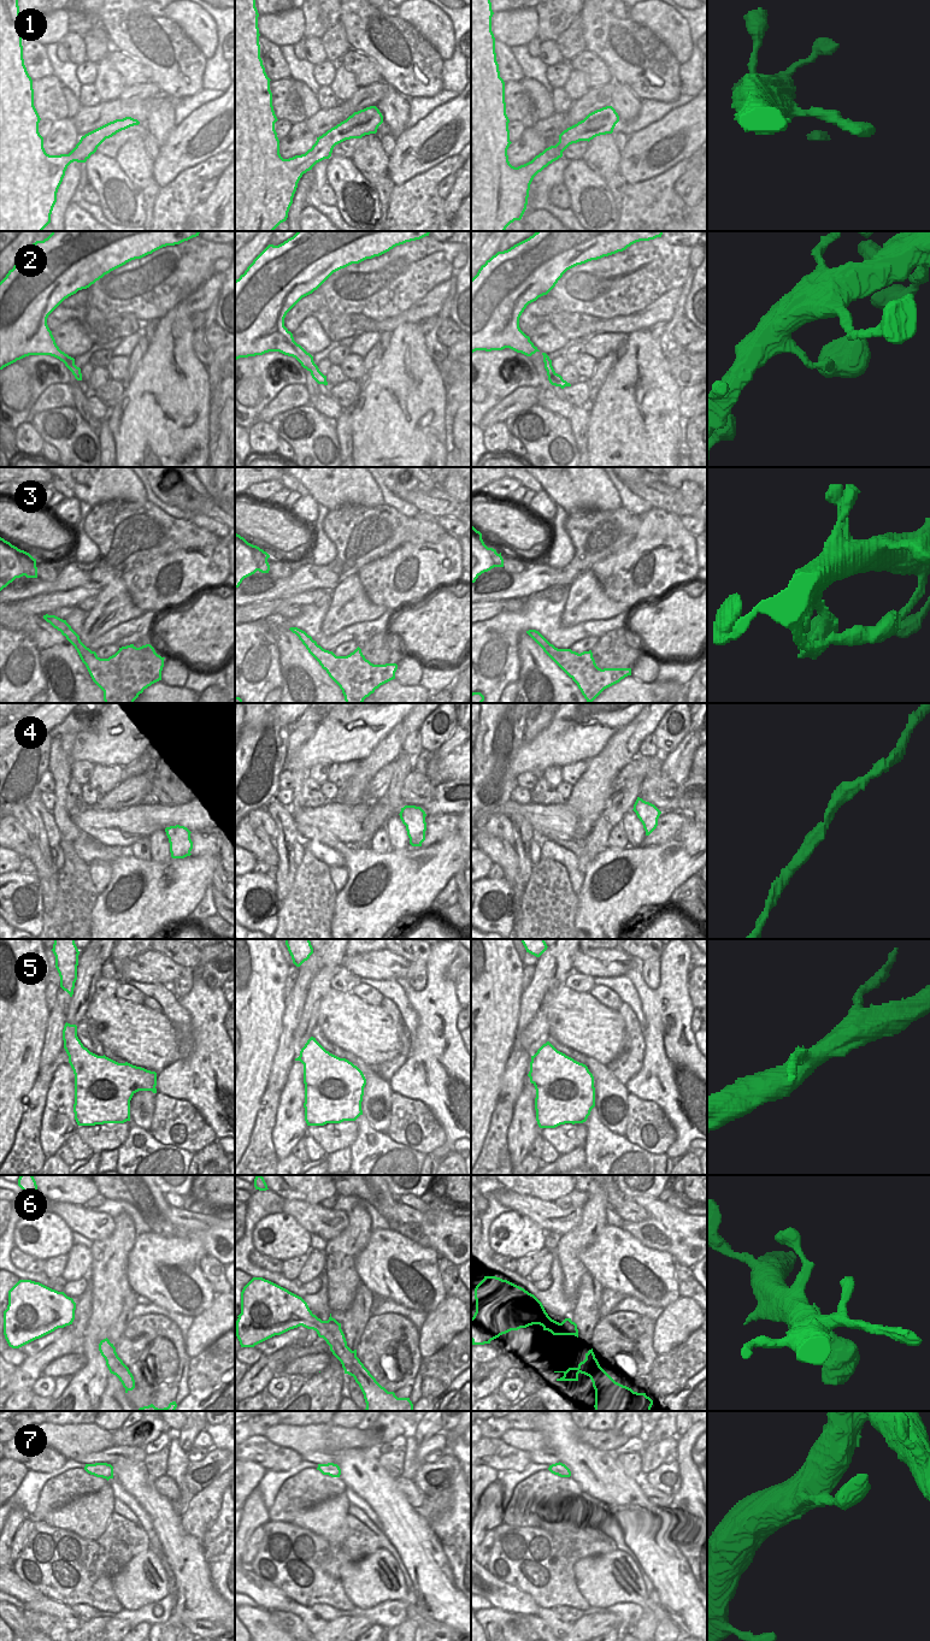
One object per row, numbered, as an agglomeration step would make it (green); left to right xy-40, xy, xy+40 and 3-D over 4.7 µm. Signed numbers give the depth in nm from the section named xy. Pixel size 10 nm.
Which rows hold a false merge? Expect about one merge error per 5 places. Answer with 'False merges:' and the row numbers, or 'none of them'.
False merges: none of them.

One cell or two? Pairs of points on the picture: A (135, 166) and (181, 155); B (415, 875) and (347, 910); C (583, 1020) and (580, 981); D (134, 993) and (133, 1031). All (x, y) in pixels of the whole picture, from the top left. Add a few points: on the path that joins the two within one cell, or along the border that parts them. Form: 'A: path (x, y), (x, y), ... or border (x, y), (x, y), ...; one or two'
A: border (152, 160), (153, 178); two
B: path (398, 885), (390, 886), (364, 910); one
C: border (565, 984), (572, 990), (588, 993); two
D: border (115, 995), (141, 1004); two

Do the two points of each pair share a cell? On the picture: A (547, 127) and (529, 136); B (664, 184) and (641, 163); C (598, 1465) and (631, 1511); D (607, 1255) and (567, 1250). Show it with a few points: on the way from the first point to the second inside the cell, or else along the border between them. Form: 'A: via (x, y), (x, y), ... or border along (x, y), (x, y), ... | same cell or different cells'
A: border along (531, 128), (546, 139) | different cells
B: border along (678, 161), (655, 176), (628, 184) | different cells
C: via (601, 1476), (624, 1500) | same cell
D: border along (600, 1231), (581, 1252), (581, 1262), (586, 1270) | different cells

